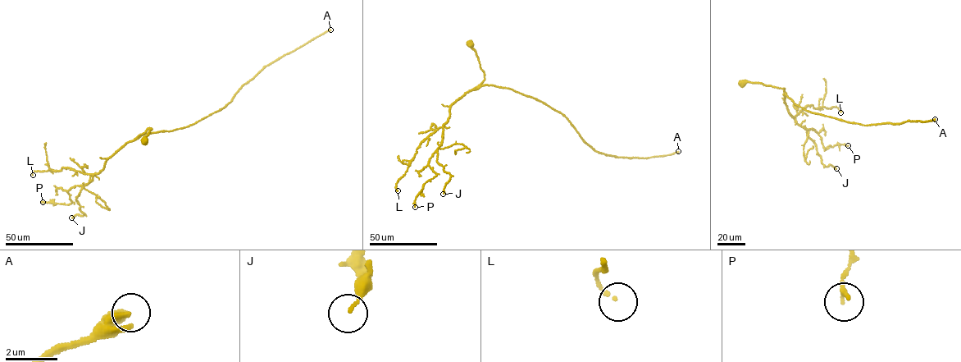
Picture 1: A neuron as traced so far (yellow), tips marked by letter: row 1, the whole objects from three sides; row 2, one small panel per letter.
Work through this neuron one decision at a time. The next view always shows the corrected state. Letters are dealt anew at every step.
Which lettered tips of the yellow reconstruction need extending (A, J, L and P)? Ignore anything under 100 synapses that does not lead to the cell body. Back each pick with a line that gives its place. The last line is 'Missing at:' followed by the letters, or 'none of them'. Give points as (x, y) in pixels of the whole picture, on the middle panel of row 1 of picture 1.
A: (678, 151)
Missing at: A

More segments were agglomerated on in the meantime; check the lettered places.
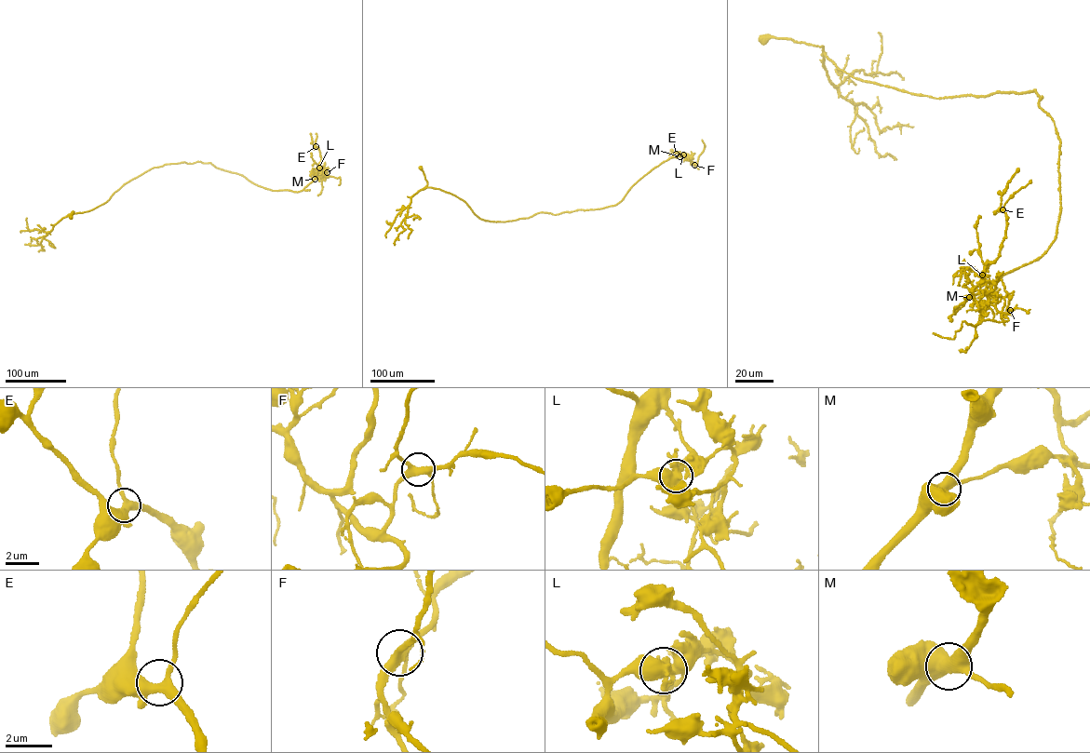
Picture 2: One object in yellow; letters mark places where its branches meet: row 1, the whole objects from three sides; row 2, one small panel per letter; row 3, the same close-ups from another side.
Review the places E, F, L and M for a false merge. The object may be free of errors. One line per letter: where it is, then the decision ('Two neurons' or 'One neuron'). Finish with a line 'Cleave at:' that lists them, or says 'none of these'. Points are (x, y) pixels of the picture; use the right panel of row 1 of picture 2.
E: Place: (1002, 209). One neuron
F: Place: (1010, 310). One neuron
L: Place: (982, 275). Two neurons
M: Place: (969, 297). One neuron
Cleave at: L

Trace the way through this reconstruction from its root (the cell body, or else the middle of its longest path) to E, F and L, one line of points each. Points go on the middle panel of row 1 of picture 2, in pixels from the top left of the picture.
E: (420, 168), (423, 189), (451, 194), (479, 219), (504, 221), (615, 205), (652, 169), (684, 156), (676, 154)
F: (420, 168), (427, 181), (423, 189), (451, 194), (479, 219), (504, 221), (615, 205), (670, 157), (694, 165)
L: (420, 168), (427, 181), (423, 189), (451, 194), (479, 219), (504, 221), (615, 205), (652, 169), (683, 154)

